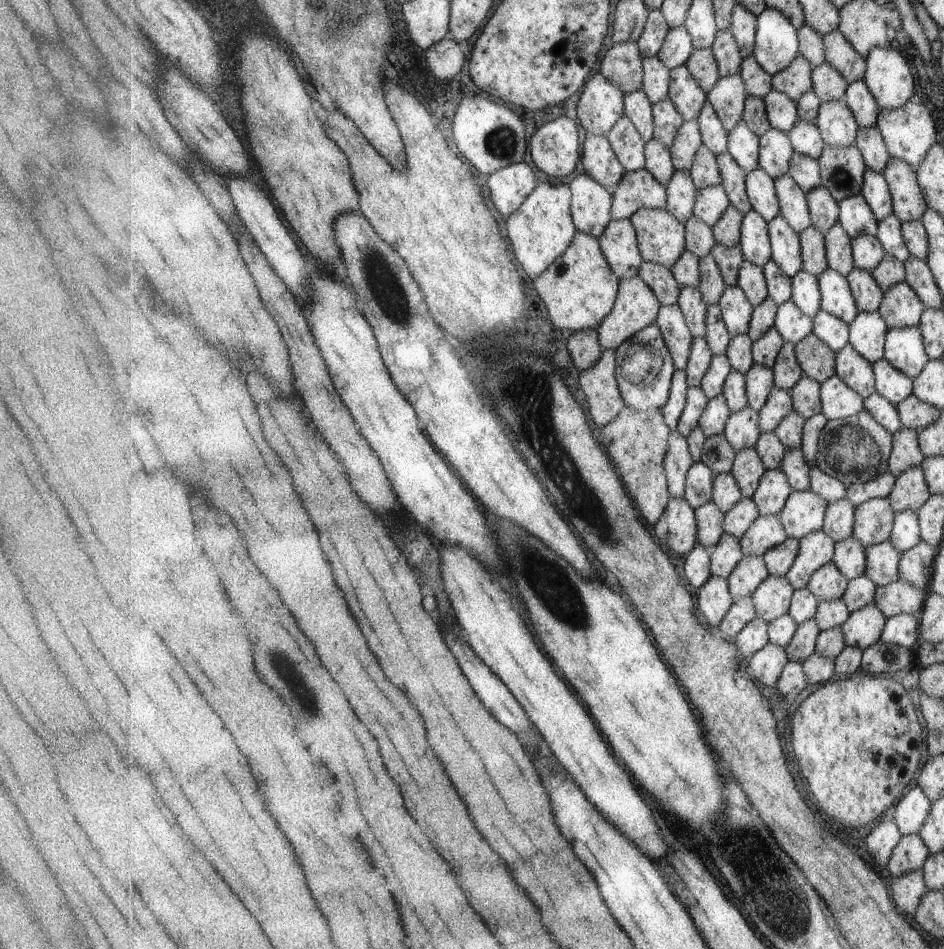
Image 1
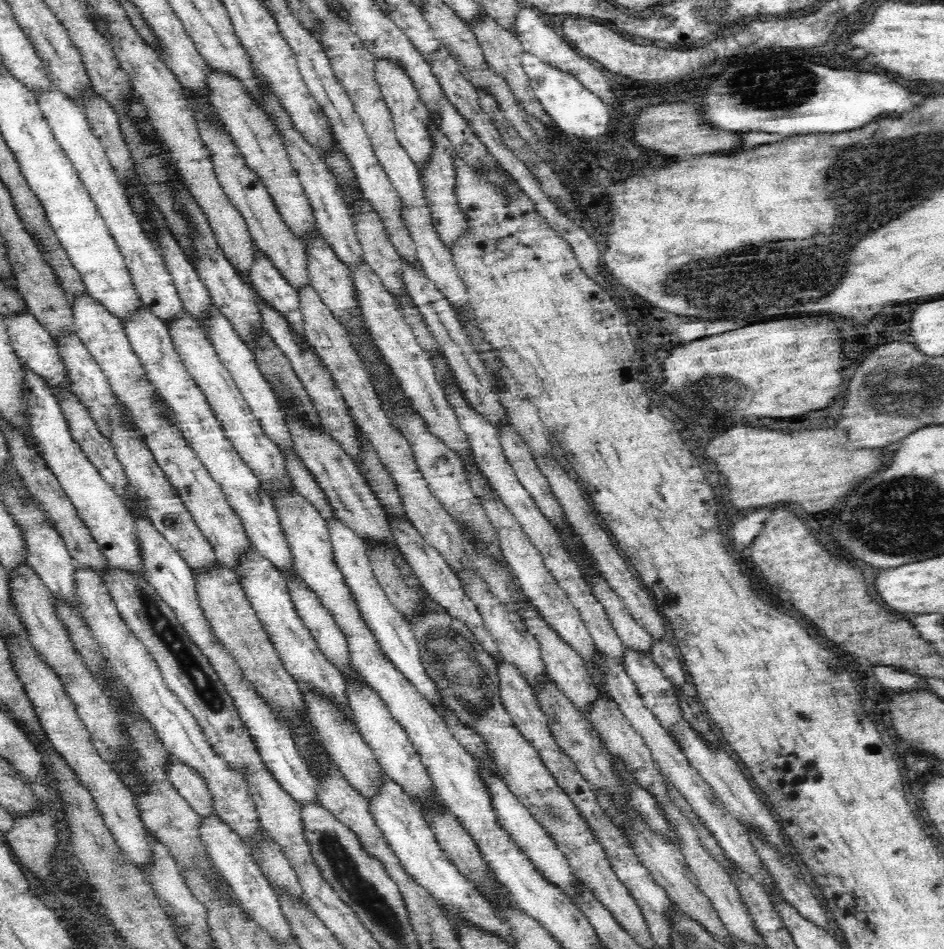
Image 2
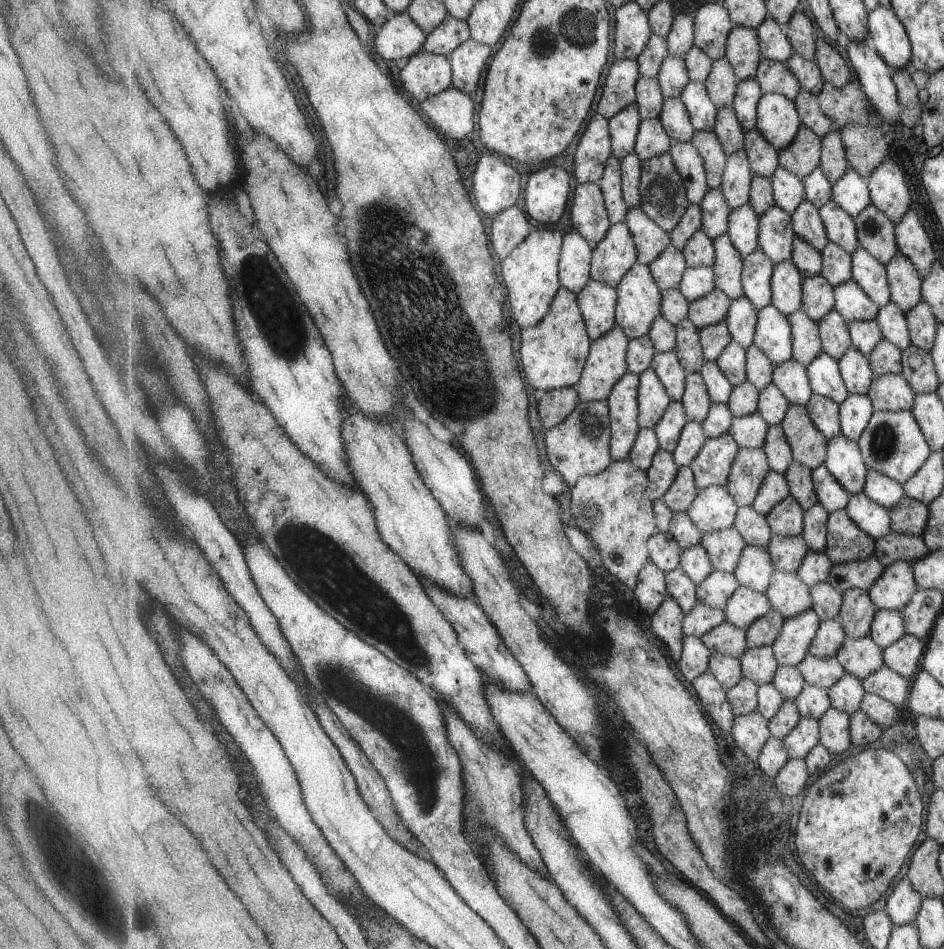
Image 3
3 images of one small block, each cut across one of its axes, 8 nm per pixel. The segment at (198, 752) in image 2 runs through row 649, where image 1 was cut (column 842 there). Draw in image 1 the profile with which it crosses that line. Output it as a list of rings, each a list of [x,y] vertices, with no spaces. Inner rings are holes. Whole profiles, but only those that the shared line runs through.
[[[847,101],[824,102],[815,120],[826,146],[849,148],[856,144],[860,126]]]

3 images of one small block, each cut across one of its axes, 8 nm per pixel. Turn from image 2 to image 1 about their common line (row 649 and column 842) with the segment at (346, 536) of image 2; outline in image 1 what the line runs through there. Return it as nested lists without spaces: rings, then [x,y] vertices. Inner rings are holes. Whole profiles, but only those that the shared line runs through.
[[[837,375],[823,382],[821,400],[822,413],[827,420],[843,420],[865,409],[865,399]]]

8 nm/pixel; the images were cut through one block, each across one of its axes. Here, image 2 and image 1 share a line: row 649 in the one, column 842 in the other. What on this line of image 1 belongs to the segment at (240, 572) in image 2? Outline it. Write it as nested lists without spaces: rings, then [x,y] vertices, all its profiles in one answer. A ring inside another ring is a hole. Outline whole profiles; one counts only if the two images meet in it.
[[[828,268],[818,276],[818,283],[822,294],[822,309],[847,324],[853,324],[859,311],[847,277],[834,268]]]

